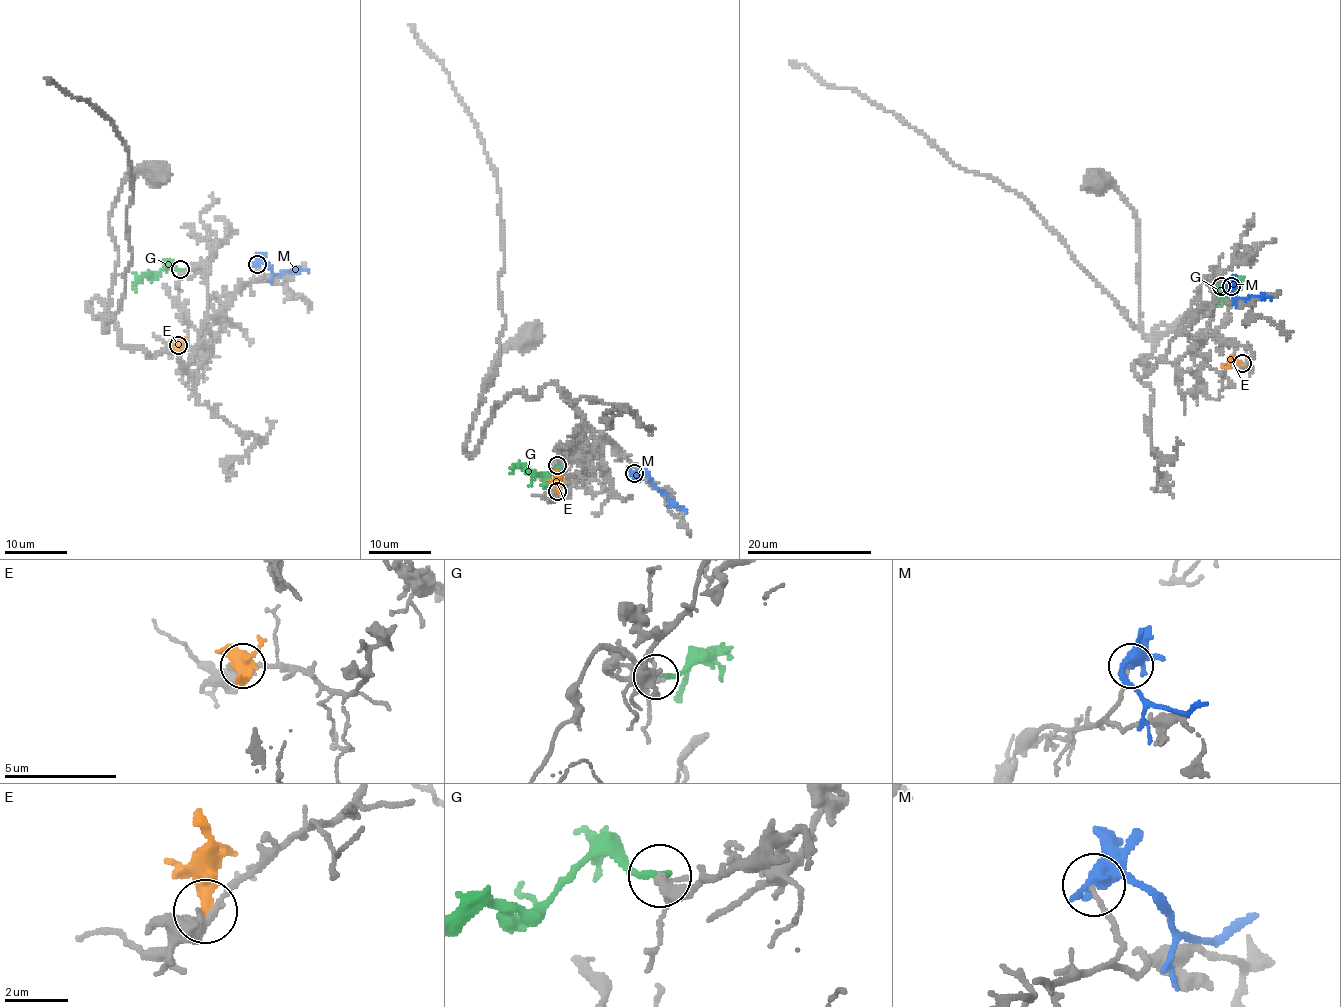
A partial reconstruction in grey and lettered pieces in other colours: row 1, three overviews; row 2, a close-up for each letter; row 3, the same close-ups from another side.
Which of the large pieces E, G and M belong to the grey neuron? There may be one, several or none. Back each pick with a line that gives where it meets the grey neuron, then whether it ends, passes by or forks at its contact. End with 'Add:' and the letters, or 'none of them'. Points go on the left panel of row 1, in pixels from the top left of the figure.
Add: none of them

